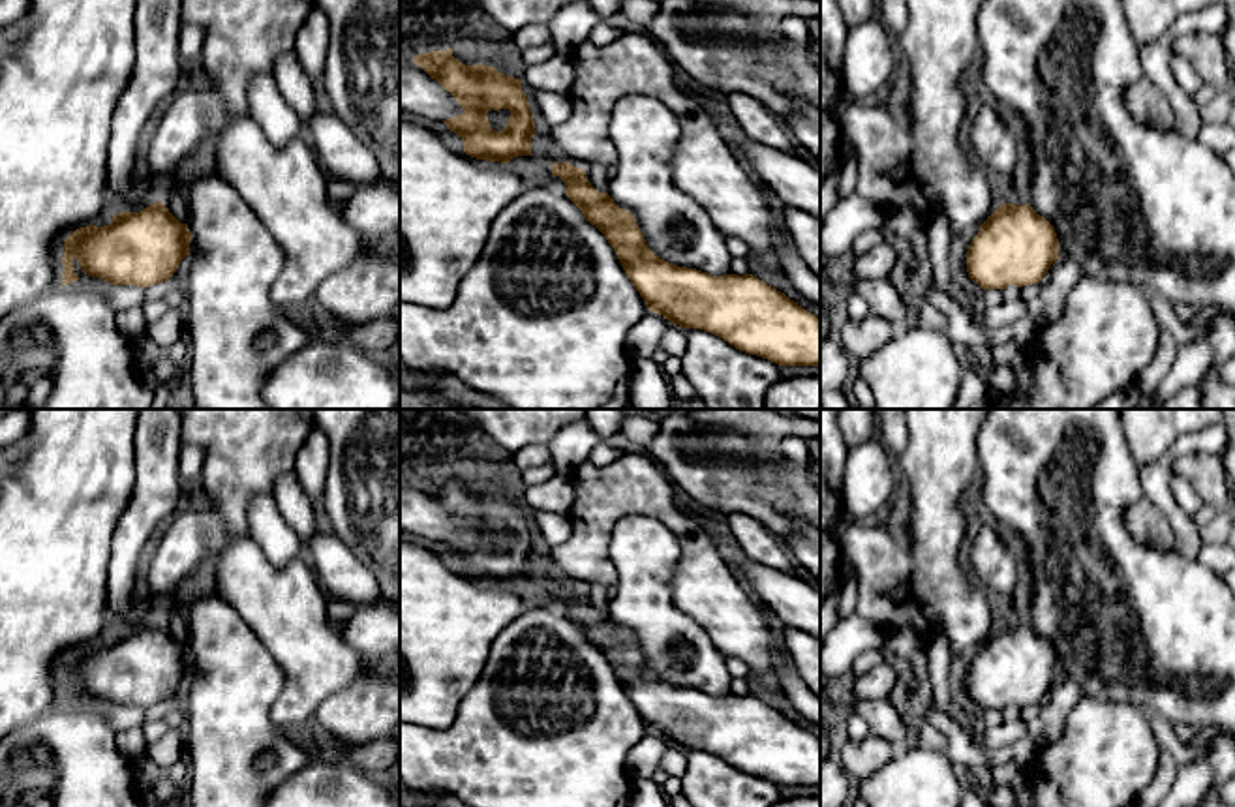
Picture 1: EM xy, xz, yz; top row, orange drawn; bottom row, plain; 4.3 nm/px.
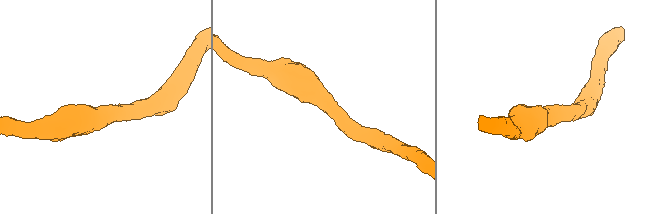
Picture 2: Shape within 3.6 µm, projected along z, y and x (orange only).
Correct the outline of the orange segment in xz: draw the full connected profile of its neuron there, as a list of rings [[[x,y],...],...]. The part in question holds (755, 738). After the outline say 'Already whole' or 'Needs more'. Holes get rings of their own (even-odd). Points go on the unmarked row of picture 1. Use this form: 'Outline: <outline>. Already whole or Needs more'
Outline: [[[567,582],[552,584],[552,597],[565,602],[565,616],[582,631],[614,668],[627,698],[633,702],[649,732],[655,732],[681,749],[711,753],[739,771],[768,779],[779,786],[820,786],[820,738],[803,730],[785,713],[753,694],[711,696],[708,693],[676,687],[655,676],[636,646],[634,636],[619,629],[606,614],[597,612],[586,591]]]. Already whole

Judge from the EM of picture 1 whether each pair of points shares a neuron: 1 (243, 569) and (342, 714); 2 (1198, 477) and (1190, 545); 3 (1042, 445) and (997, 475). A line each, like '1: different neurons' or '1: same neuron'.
1: different neurons
2: different neurons
3: same neuron

